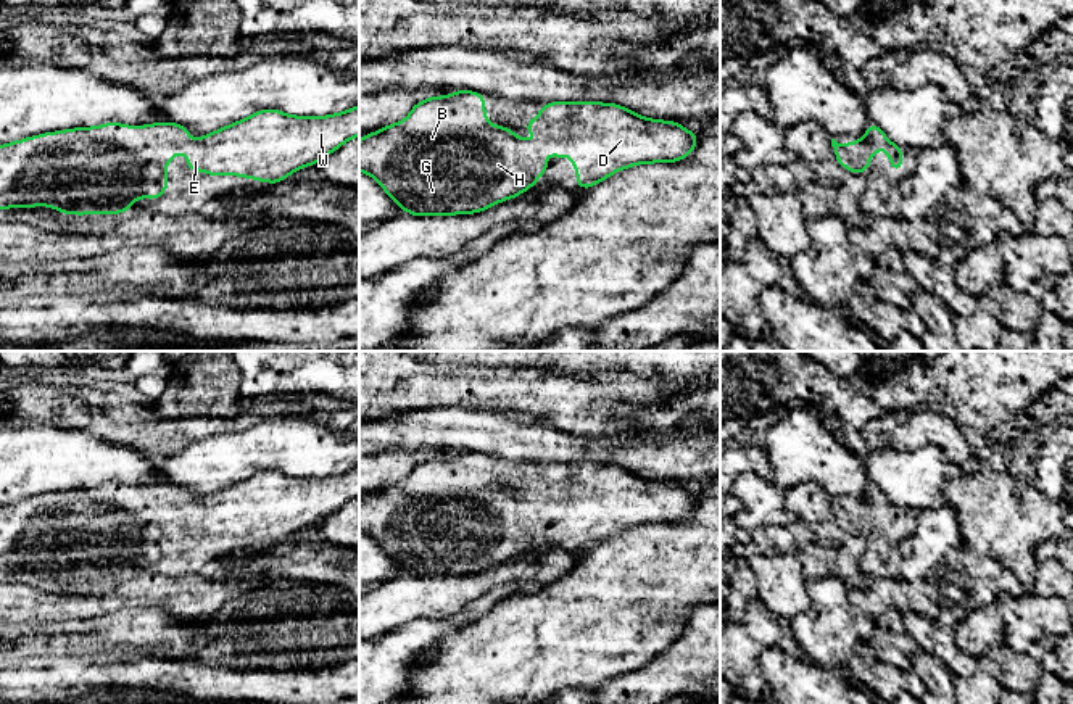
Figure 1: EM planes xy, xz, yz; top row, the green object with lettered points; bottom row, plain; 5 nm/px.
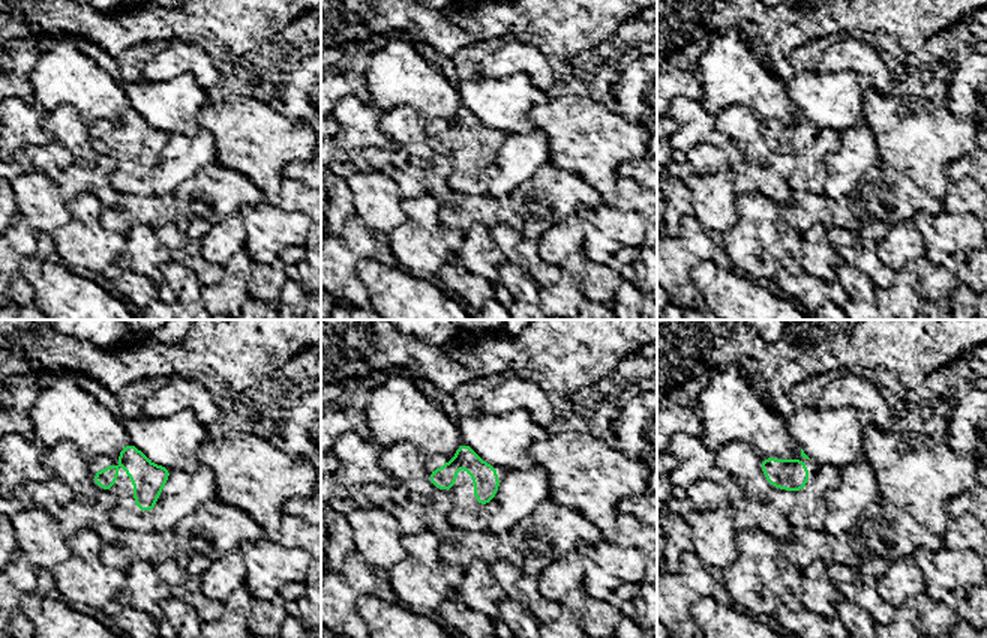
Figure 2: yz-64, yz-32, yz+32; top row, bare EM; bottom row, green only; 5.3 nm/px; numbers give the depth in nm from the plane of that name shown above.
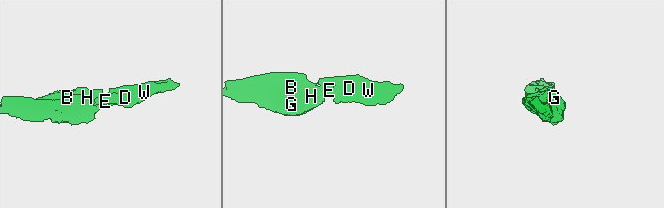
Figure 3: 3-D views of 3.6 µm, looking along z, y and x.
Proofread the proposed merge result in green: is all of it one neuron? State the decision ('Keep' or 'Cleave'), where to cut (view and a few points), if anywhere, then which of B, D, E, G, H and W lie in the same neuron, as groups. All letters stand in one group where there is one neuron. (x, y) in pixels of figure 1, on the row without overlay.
Keep. No split. Groups: B D E G H W

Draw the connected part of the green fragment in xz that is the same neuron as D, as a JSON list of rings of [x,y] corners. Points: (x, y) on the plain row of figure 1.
[[[456,451],[448,458],[430,458],[416,464],[404,482],[359,501],[359,532],[372,536],[406,575],[470,575],[533,548],[549,530],[545,512],[559,520],[572,519],[577,548],[585,551],[635,525],[682,522],[698,506],[698,495],[678,483],[646,480],[617,464],[551,462],[524,490],[543,506],[517,499],[512,490],[490,487],[485,459],[478,453]]]

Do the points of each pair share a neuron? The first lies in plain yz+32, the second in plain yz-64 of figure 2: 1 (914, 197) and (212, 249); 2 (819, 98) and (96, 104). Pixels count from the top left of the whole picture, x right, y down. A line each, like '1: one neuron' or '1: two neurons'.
1: two neurons
2: two neurons

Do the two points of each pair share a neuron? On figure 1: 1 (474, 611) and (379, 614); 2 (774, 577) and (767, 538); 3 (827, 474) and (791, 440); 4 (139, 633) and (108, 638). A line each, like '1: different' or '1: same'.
1: different
2: different
3: same
4: same

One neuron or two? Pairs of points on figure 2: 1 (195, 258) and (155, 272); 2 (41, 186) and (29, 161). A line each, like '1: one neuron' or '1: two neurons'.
1: two neurons
2: two neurons

